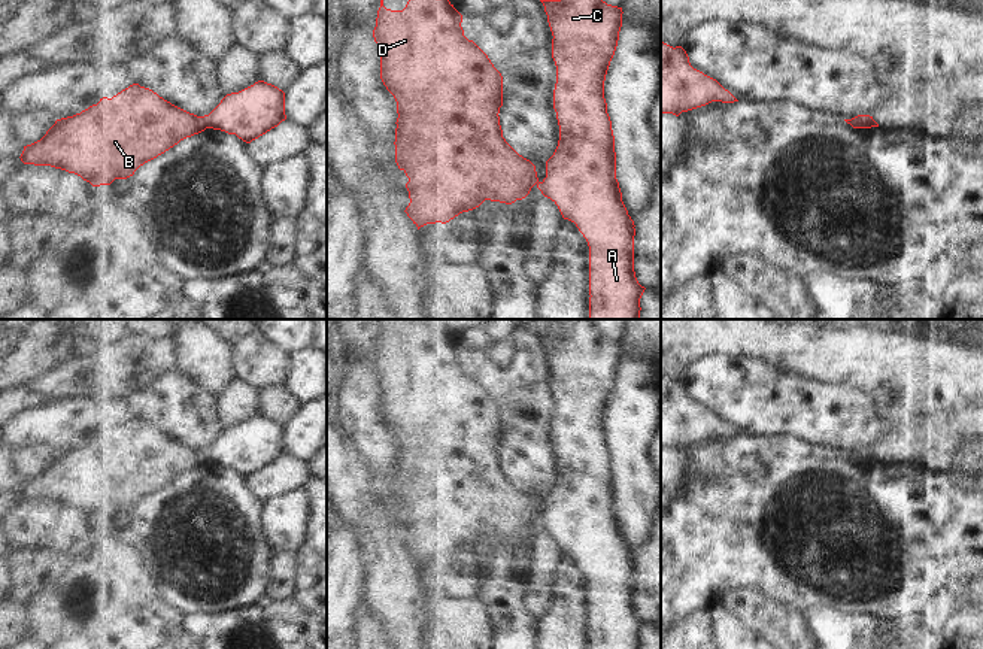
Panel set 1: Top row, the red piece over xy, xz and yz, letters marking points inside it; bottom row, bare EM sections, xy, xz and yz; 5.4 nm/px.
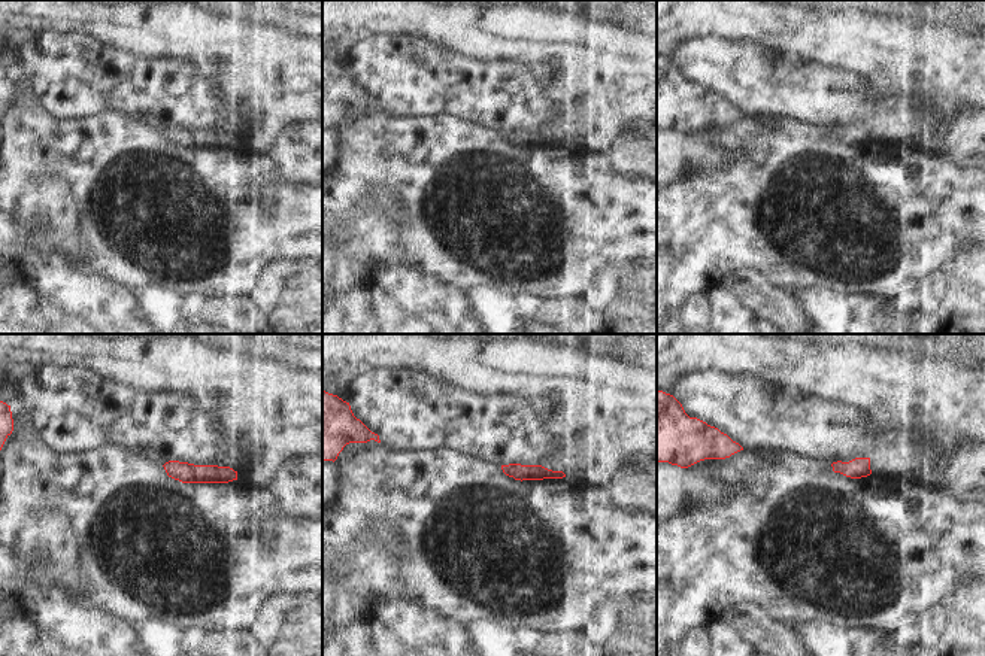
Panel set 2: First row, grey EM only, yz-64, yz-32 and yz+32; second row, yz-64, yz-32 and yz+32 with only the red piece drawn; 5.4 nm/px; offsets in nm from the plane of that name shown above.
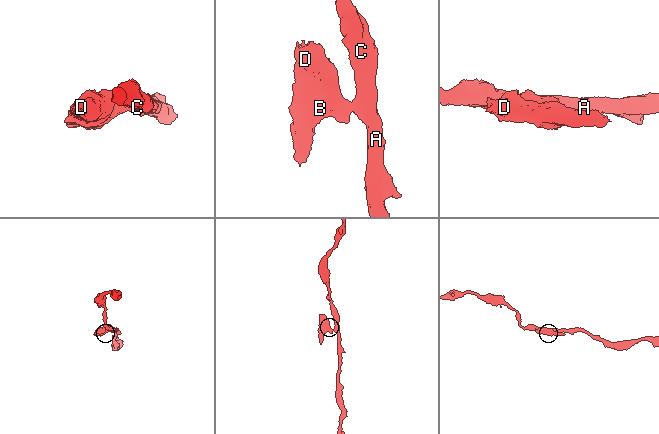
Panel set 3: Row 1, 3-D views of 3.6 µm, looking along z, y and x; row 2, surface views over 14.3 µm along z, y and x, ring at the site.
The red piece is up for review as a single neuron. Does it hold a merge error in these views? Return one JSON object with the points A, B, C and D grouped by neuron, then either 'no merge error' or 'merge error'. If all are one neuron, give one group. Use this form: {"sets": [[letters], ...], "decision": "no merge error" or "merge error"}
{"sets": [["A", "C"], ["B", "D"]], "decision": "merge error"}

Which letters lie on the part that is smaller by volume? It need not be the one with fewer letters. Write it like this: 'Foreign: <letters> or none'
Foreign: B, D

